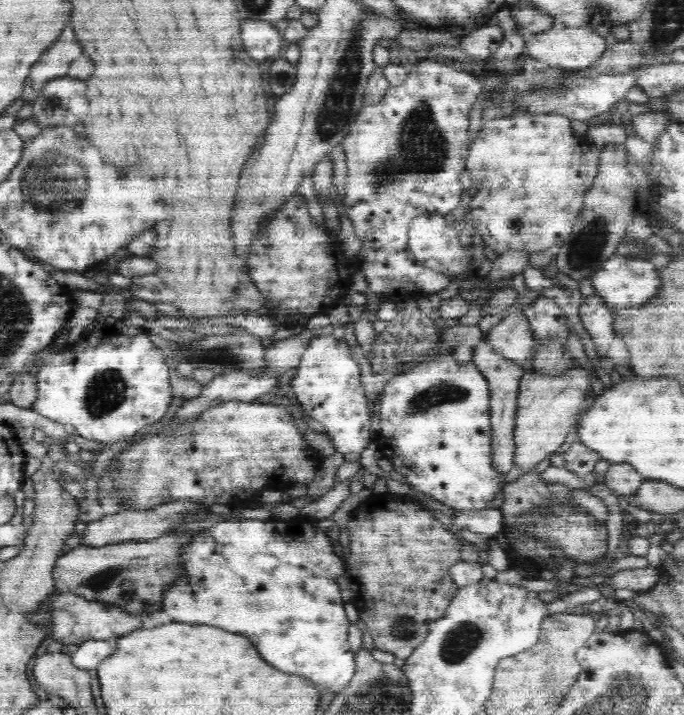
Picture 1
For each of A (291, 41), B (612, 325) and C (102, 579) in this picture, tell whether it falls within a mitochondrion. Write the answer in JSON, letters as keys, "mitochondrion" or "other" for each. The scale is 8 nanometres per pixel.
{"A":"other","B":"other","C":"mitochondrion"}

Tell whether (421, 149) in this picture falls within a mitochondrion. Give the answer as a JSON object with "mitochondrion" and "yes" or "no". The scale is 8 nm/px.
{"mitochondrion":"yes"}

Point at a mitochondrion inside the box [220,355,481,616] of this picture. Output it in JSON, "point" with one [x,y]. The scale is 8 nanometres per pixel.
{"point":[442,393]}

